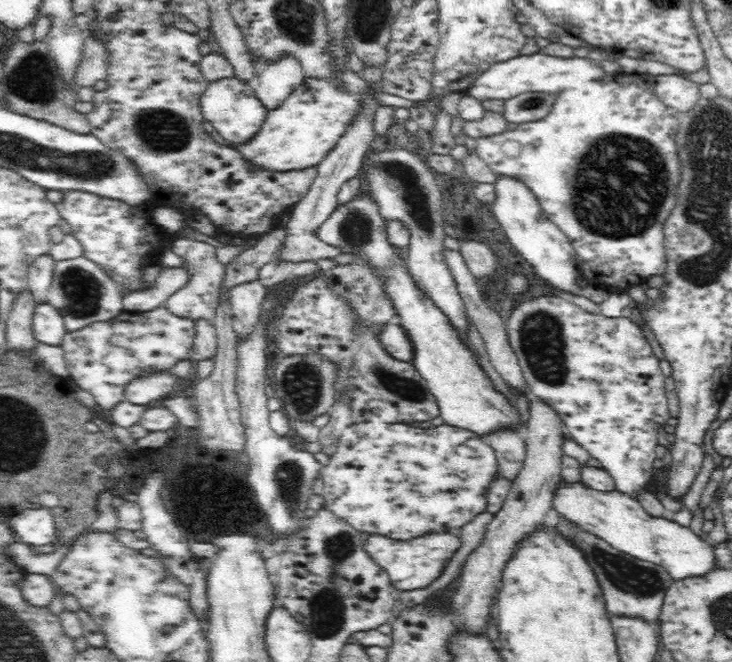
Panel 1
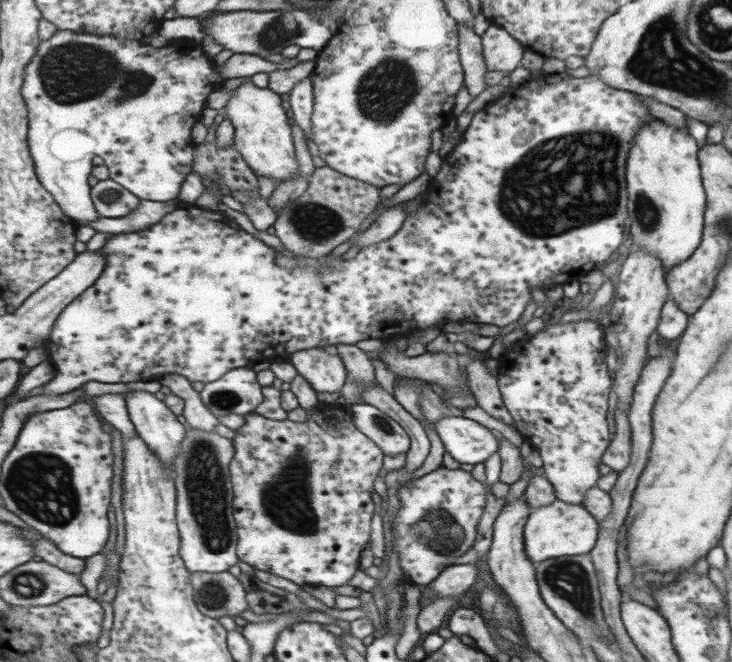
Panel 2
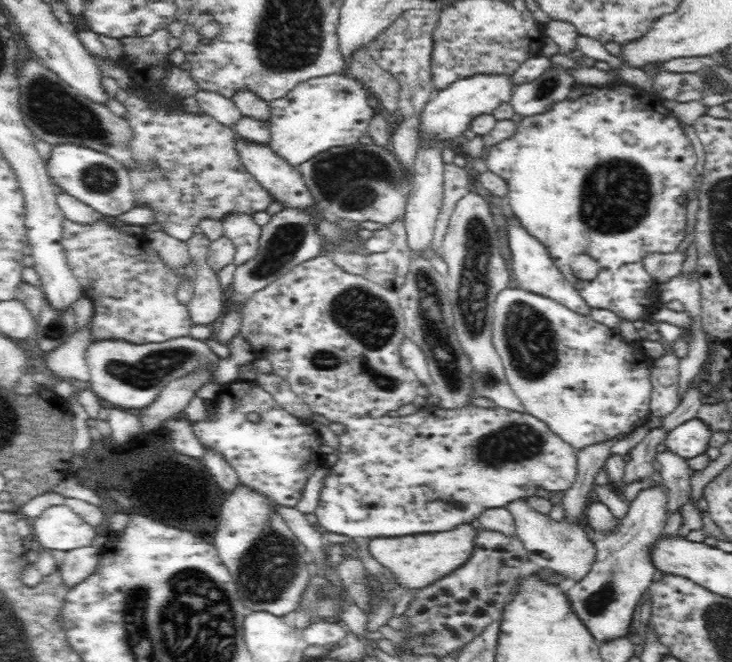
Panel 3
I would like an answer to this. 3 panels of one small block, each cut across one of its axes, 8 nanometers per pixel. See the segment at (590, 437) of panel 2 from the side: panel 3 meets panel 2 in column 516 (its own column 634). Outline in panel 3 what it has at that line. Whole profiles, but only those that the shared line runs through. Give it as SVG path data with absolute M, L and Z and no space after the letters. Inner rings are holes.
M505 287L496 296L494 302L492 342L503 362L507 381L518 399L520 399L521 404L524 405L525 412L544 422L552 433L564 439L564 442L571 444L577 450L586 448L590 444L612 440L612 438L626 437L635 429L645 425L648 417L651 416L652 377L650 377L650 364L654 359L646 355L640 342L628 343L620 335L618 329L613 329L608 325L595 321L591 315L578 314L561 305L558 301L552 301L550 298L544 298L544 296L536 296L536 294L528 294L526 290L520 290L520 288Z

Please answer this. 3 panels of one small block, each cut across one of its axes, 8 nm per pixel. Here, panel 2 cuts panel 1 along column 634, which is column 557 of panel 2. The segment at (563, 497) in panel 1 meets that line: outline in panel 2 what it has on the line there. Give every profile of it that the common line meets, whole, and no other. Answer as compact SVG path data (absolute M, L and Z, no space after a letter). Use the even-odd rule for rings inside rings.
M556 499L548 506L533 508L527 518L523 534L526 539L526 553L533 563L547 561L549 558L573 557L590 553L598 544L600 523L587 508Z

